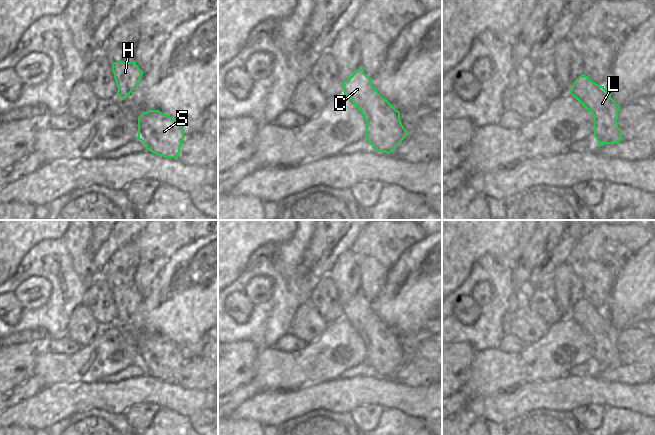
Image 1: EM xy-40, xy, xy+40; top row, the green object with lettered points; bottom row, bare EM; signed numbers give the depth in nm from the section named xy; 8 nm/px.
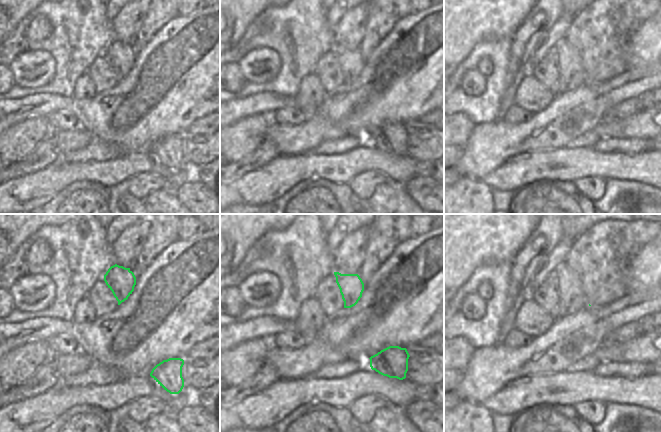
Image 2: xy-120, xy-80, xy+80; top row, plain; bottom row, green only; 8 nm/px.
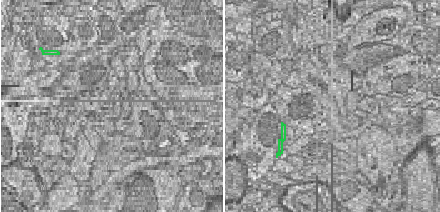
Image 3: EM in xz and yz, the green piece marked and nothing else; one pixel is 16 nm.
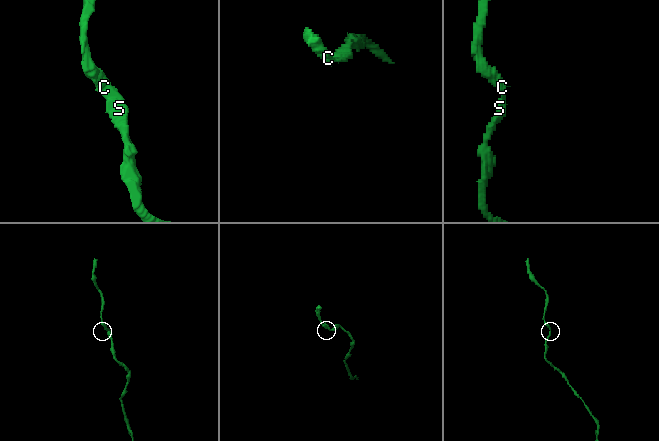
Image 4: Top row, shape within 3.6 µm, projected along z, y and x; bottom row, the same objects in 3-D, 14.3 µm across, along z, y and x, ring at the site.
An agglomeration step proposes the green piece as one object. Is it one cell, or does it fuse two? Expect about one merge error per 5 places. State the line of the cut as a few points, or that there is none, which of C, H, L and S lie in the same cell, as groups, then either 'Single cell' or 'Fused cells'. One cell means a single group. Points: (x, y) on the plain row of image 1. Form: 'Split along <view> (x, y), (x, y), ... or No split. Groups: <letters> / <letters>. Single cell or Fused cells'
No split. Groups: C H L S. Single cell

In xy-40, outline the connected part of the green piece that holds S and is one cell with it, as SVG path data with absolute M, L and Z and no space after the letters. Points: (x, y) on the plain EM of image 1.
M159 334L143 336L138 341L138 361L146 374L165 382L178 383L184 361L181 349Z

